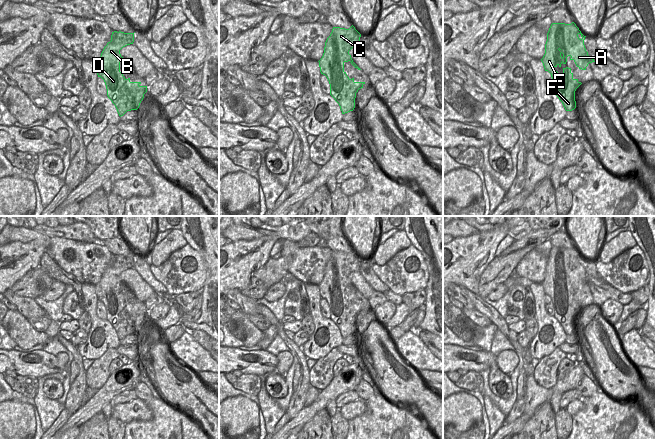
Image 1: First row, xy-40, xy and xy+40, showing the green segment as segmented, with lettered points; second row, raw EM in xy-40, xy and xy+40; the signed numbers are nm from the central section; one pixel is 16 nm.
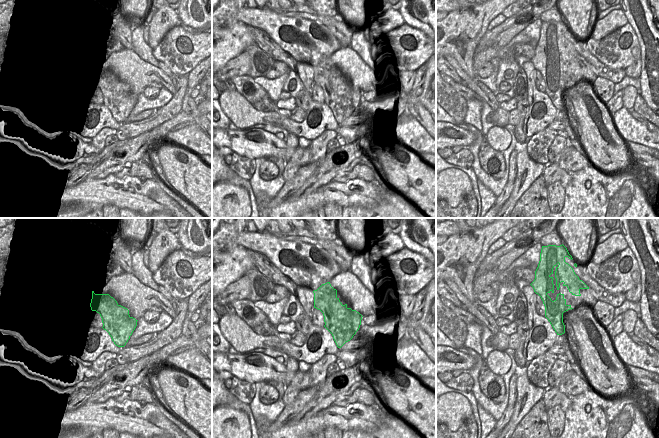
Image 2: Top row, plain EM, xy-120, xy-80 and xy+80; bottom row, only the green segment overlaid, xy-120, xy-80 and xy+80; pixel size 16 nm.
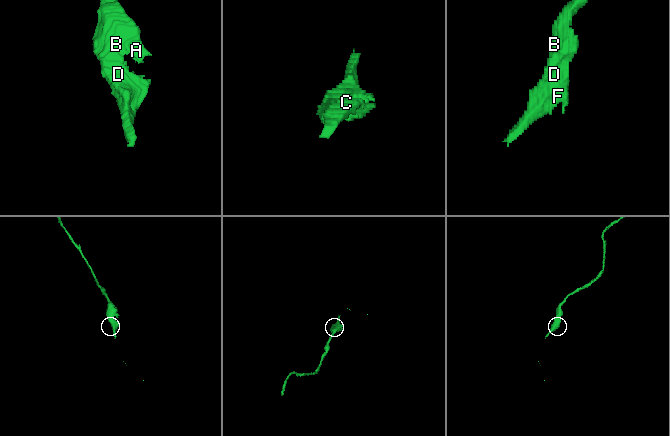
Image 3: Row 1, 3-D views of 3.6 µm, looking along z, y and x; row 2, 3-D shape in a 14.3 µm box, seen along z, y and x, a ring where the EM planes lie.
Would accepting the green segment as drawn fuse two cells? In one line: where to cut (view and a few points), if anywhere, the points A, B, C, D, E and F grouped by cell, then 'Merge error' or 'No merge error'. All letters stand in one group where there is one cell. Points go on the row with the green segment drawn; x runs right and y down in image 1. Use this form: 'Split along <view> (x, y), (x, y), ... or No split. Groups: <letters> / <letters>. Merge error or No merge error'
No split. Groups: A B C D E F. No merge error

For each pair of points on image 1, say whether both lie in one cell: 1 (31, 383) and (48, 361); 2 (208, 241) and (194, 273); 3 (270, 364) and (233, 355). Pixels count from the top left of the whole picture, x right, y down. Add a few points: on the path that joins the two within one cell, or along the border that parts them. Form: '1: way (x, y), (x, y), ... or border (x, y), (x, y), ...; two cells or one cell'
1: border (17, 374), (32, 376), (37, 379); two cells
2: border (187, 243), (200, 255), (204, 264), (206, 279); two cells
3: way (261, 362), (242, 361); one cell

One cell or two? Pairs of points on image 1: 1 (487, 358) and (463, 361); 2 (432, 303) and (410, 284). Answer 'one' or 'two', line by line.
1: one
2: two

